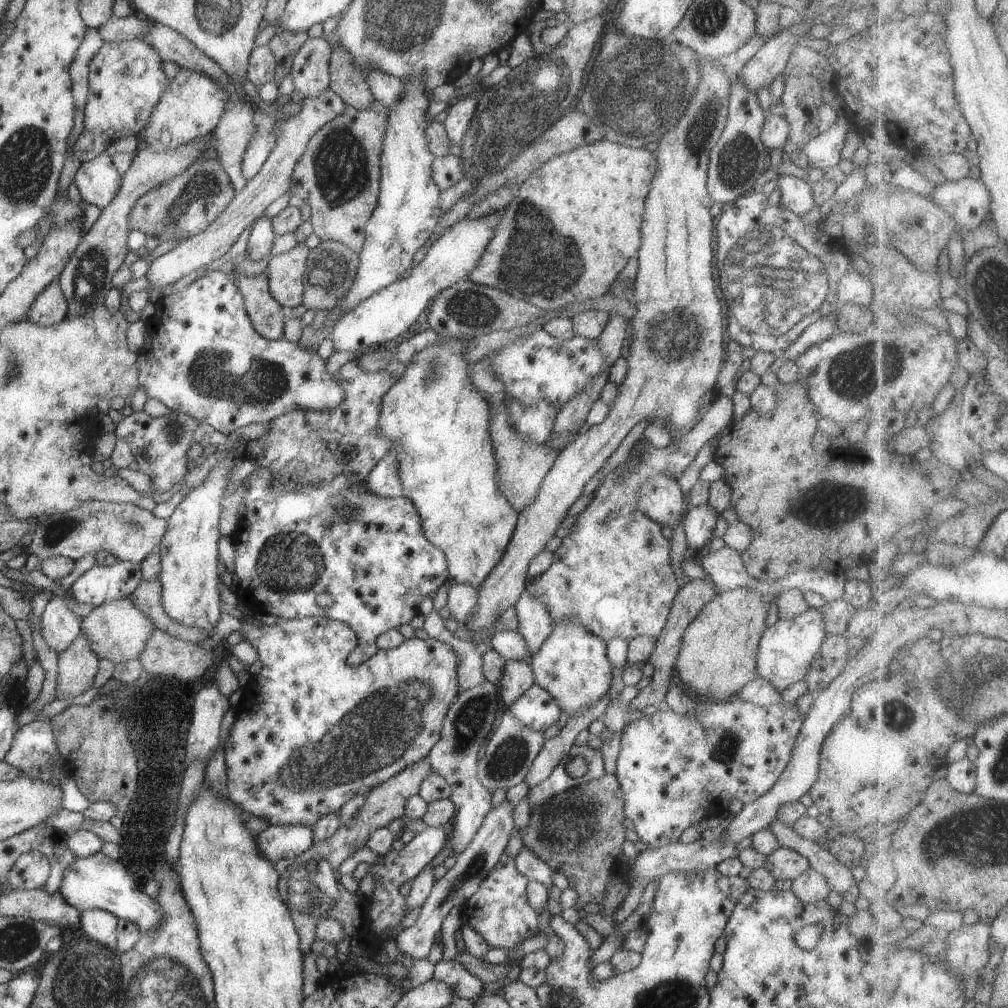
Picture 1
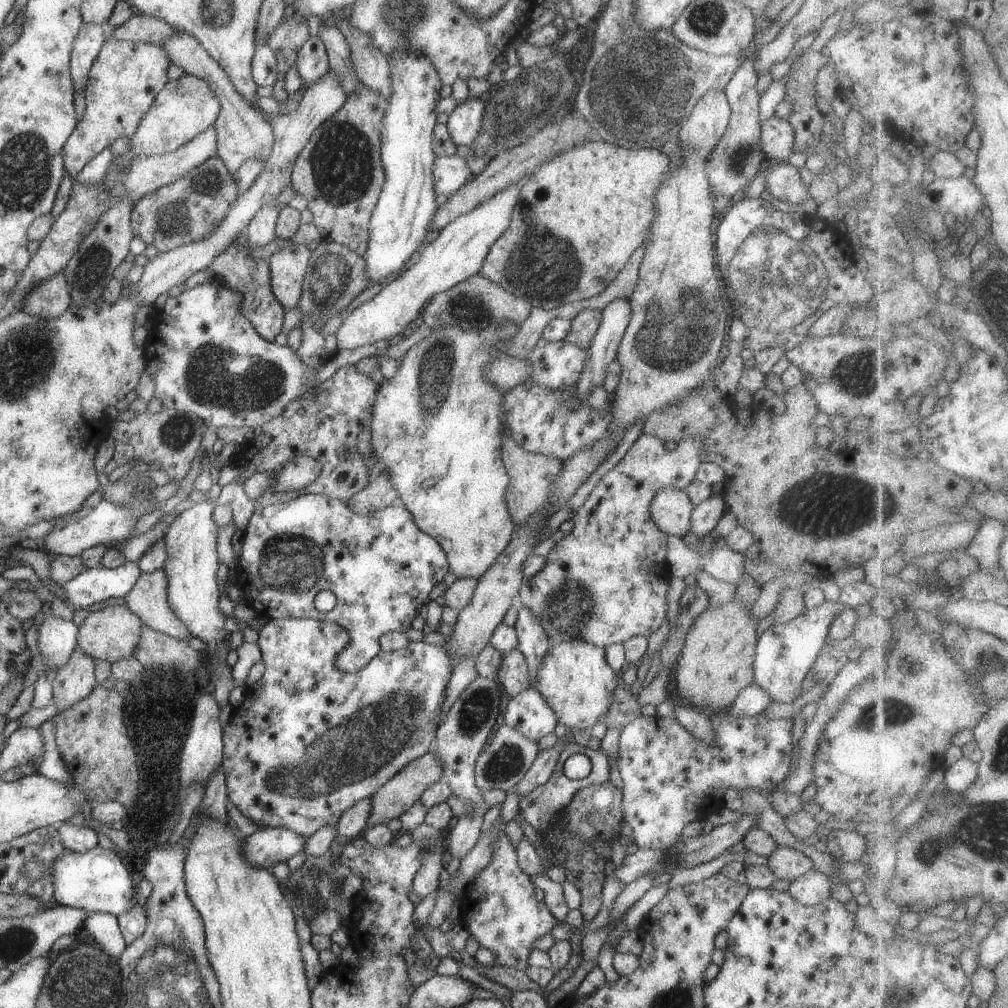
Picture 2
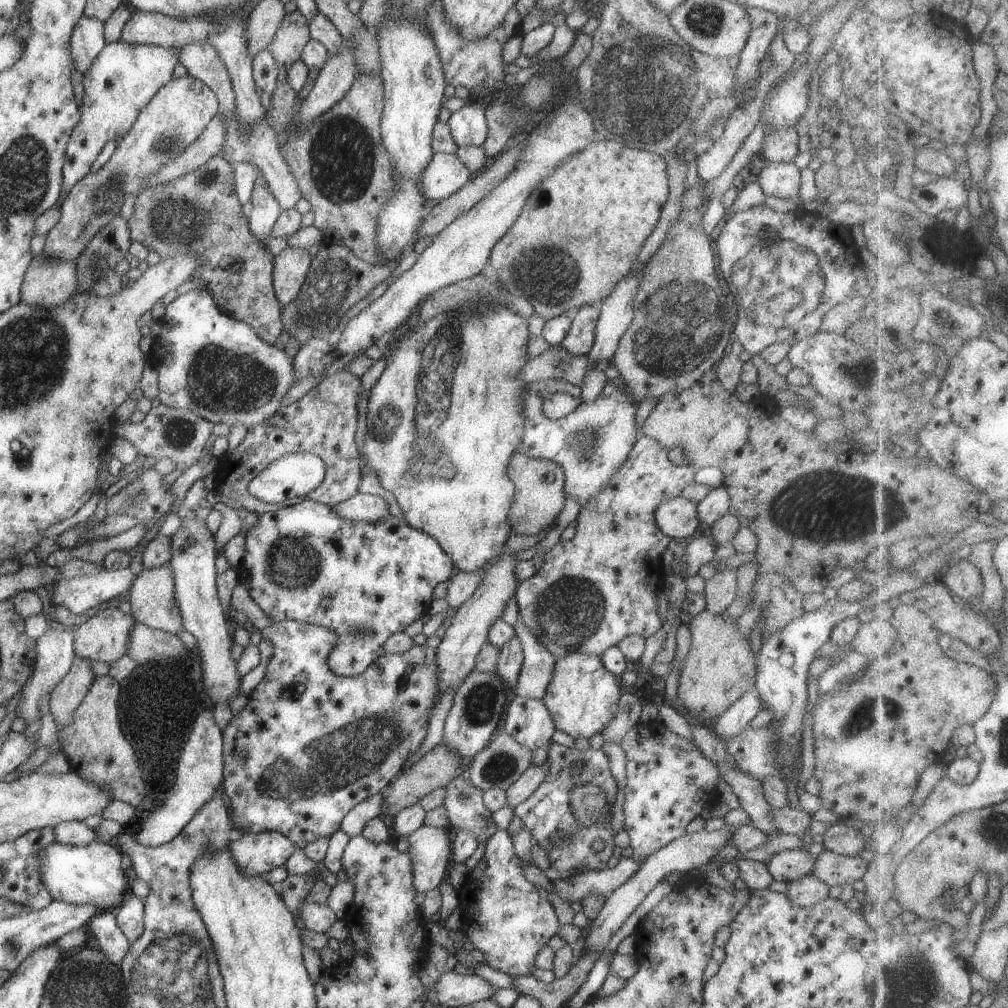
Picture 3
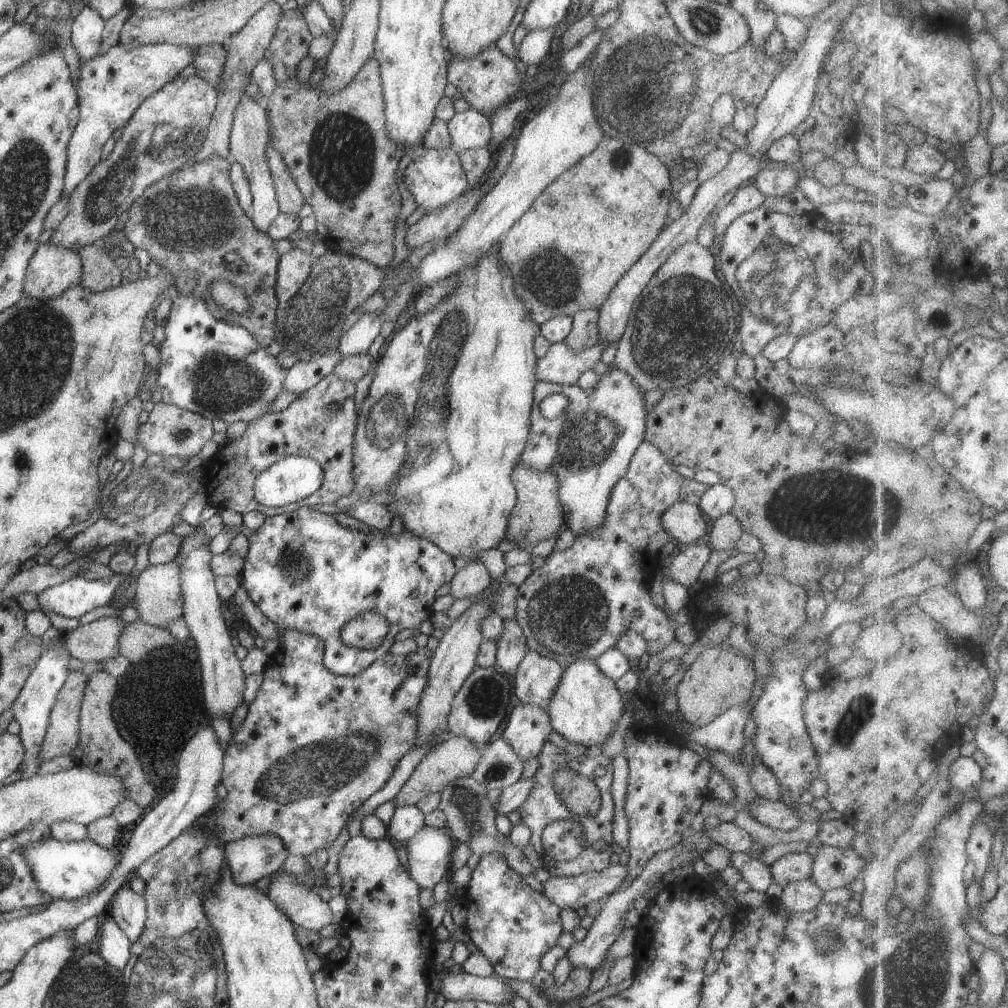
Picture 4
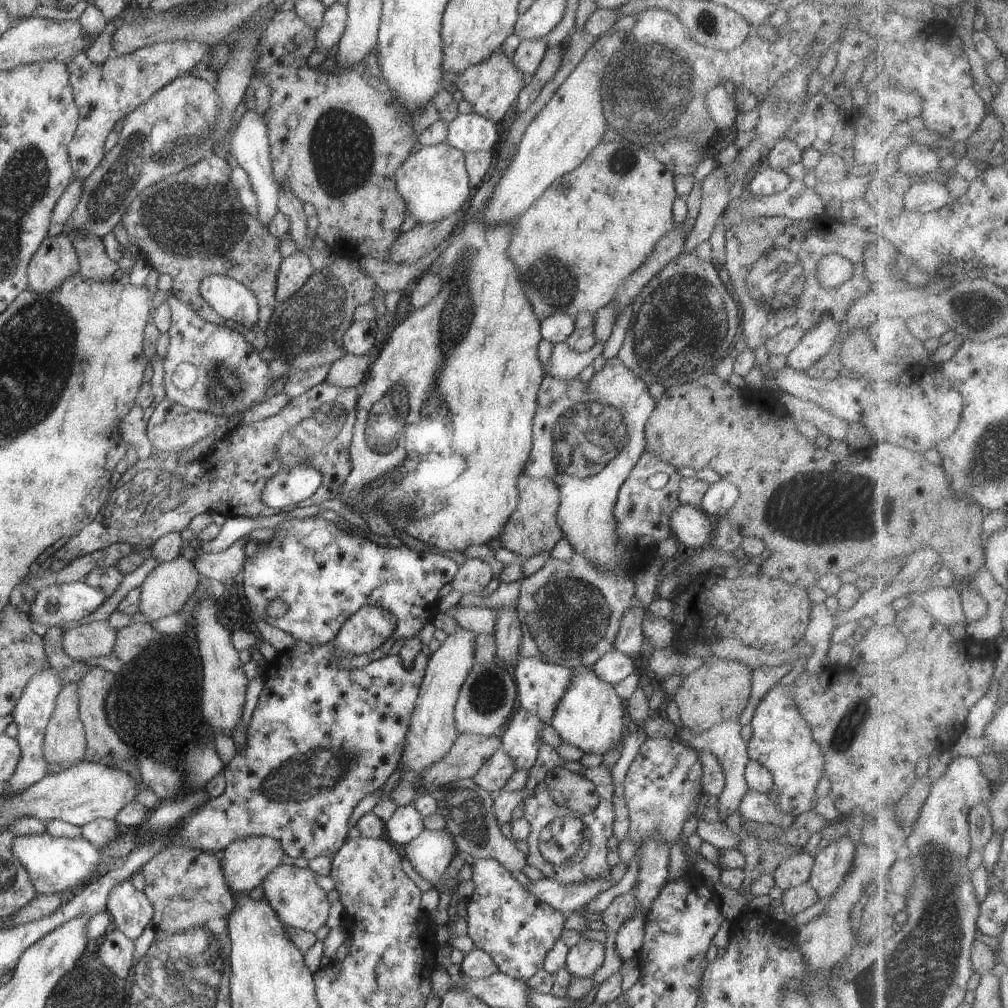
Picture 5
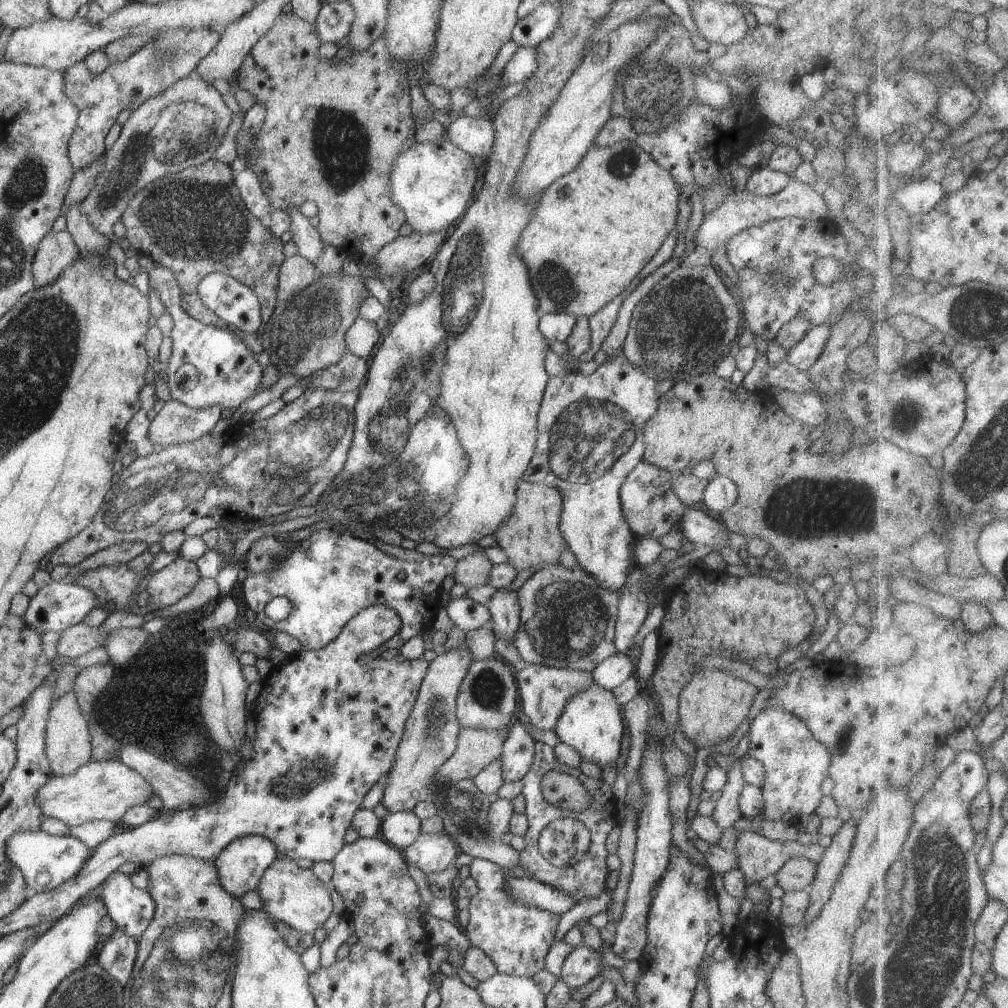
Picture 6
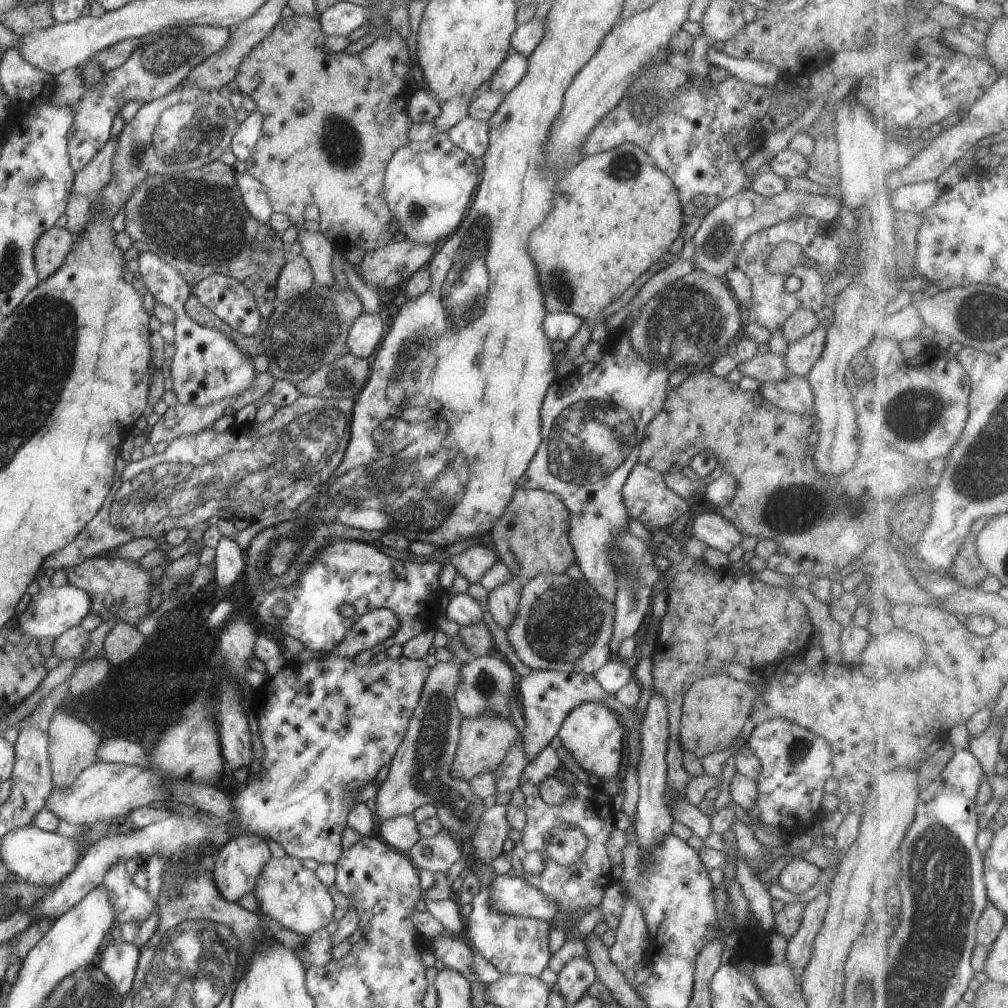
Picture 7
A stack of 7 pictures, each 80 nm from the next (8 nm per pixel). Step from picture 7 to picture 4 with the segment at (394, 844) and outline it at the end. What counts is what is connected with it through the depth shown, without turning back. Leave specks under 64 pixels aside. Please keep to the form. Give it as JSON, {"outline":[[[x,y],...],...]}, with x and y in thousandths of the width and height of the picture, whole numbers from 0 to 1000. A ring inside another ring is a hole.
{"outline":[[[413,799],[394,801],[384,817],[384,831],[394,838],[413,829],[422,819],[422,808]]]}

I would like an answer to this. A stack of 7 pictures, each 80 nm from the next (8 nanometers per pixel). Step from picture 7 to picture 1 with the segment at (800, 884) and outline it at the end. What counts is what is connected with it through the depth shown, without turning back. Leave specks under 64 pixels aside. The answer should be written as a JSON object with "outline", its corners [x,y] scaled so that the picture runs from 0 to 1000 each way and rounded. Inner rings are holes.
{"outline":[[[772,840],[765,845],[758,856],[769,873],[788,873],[796,869],[798,865],[805,861],[803,853],[800,853],[792,844]]]}

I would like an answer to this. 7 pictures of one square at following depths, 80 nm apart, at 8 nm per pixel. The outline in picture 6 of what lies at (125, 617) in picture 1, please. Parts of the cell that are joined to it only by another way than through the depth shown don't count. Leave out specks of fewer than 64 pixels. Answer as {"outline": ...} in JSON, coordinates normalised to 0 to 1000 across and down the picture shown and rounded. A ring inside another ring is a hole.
{"outline":[[[82,617],[74,619],[60,628],[57,639],[58,650],[70,655],[80,652],[95,642],[103,642],[107,630],[108,628],[101,627],[101,624],[89,623]]]}

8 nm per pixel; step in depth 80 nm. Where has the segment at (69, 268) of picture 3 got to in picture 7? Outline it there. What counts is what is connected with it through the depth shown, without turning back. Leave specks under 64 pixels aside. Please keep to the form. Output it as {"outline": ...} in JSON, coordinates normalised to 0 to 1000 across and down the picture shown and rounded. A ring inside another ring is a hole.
{"outline":[[[54,223],[40,233],[34,246],[35,266],[40,276],[54,273],[63,264],[73,243],[73,234],[63,225]]]}

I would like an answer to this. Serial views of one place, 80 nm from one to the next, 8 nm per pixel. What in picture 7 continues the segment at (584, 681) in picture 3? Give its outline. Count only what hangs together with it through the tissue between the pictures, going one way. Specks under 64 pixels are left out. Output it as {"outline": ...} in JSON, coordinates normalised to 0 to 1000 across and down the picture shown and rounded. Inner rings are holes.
{"outline":[[[578,696],[562,710],[553,729],[558,740],[567,748],[580,766],[595,775],[593,781],[599,781],[601,777],[608,775],[613,777],[613,768],[617,762],[619,721],[610,706],[595,696]]]}

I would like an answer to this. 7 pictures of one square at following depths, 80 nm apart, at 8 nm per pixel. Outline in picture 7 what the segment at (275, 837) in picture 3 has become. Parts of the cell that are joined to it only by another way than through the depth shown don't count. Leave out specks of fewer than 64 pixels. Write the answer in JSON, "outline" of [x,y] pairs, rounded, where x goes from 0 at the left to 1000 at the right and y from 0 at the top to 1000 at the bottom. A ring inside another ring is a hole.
{"outline":[[[242,827],[230,830],[222,836],[213,847],[214,855],[211,862],[211,872],[218,889],[229,896],[236,896],[246,885],[251,885],[254,872],[261,864],[262,858],[270,851],[266,837],[256,827]]]}

